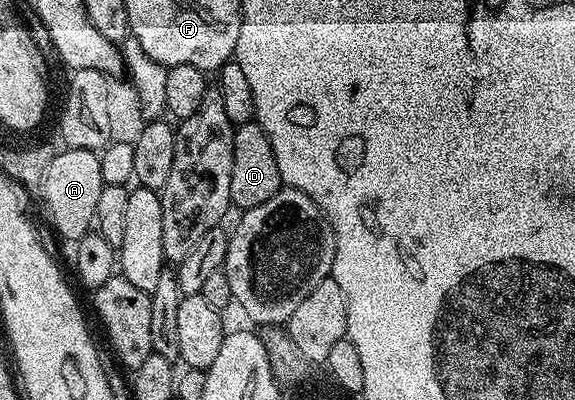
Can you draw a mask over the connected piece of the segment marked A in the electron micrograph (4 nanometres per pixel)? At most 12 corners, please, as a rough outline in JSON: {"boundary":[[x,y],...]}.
{"boundary":[[76,148],[49,167],[48,223],[89,235],[105,187],[100,155]]}

